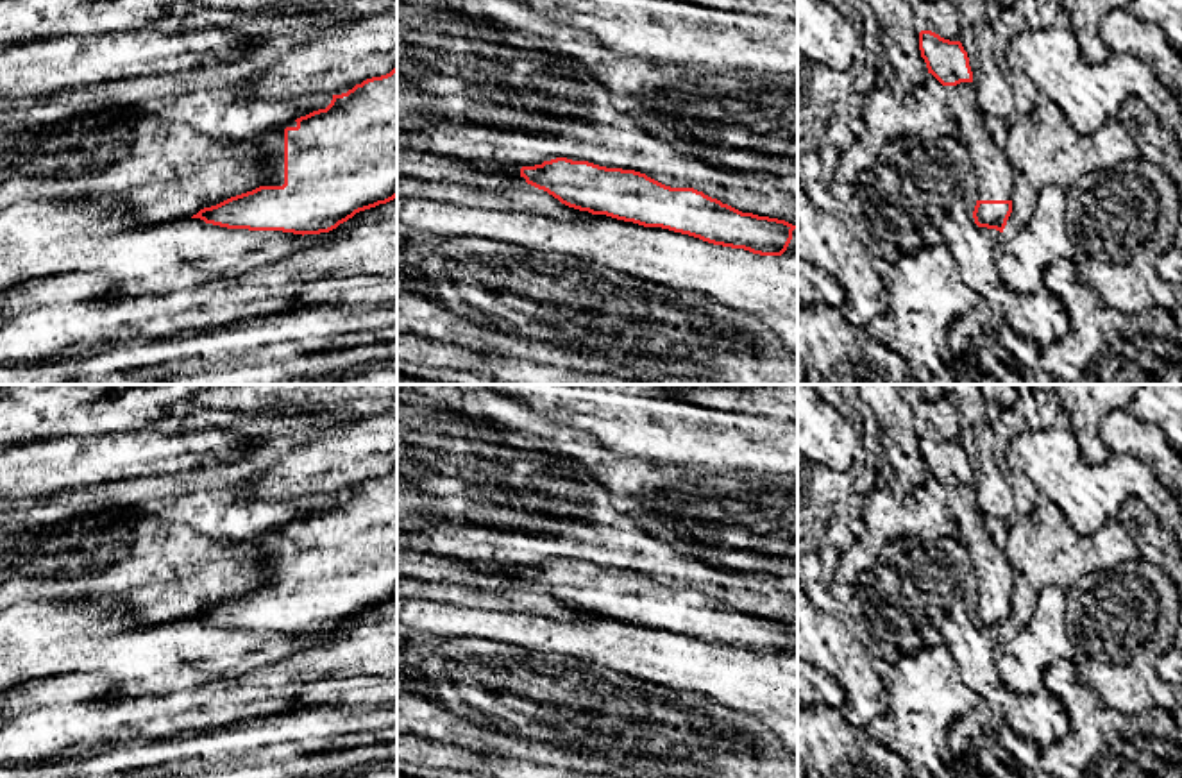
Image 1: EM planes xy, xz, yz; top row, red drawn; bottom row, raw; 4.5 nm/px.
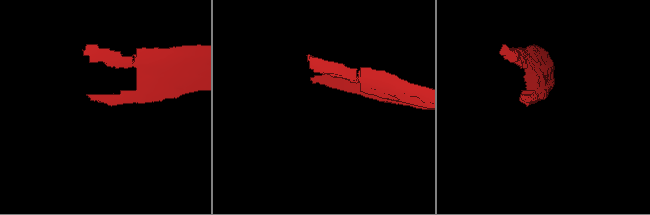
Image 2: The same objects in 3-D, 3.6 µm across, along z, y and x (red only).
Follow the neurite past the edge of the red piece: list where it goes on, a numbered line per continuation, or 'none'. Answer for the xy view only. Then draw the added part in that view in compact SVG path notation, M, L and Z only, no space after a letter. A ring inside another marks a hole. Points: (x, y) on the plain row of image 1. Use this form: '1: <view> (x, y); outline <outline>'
1: xy (270, 546); outline M297 522L284 524L254 540L256 554L263 560L266 567L265 587L284 585L284 529L286 528L297 528Z

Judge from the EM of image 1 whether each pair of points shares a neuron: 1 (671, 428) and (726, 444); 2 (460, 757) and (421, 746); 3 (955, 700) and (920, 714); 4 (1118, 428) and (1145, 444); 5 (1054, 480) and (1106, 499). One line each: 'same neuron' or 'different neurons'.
1: same neuron
2: same neuron
3: same neuron
4: same neuron
5: same neuron

